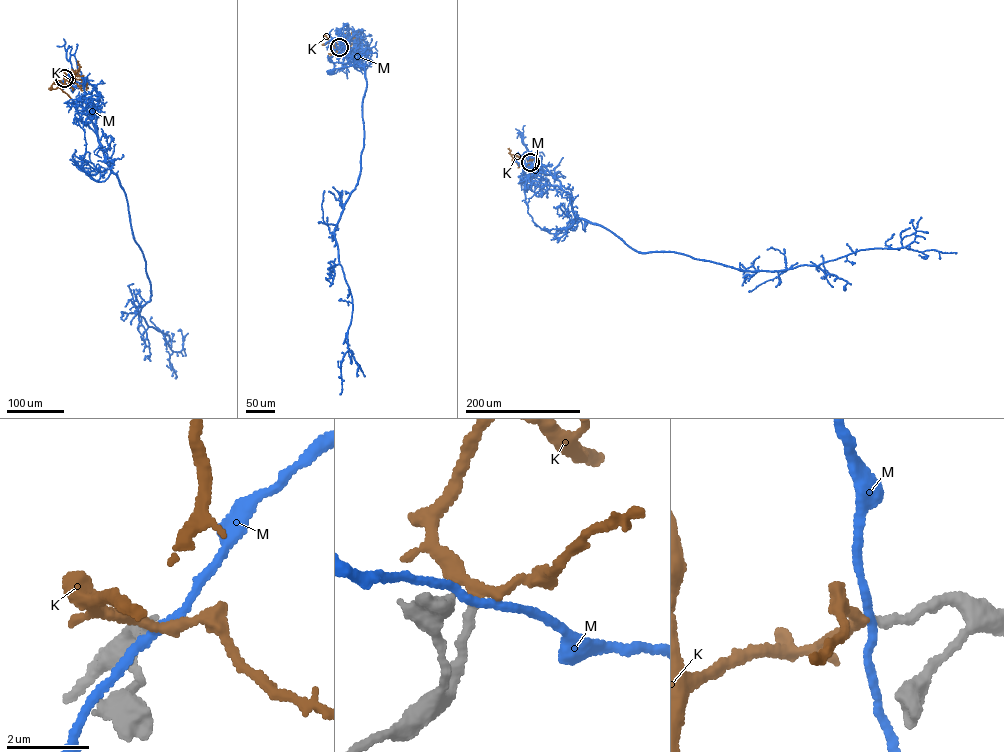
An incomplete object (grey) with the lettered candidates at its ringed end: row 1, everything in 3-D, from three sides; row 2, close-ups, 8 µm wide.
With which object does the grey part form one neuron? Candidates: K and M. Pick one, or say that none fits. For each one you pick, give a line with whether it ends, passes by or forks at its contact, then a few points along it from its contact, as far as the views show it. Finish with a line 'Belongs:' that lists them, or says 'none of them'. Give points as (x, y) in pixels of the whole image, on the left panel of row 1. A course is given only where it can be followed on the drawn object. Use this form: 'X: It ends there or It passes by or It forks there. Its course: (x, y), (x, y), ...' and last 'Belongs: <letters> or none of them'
K: It passes by. Its course: (64, 78), (69, 86), (73, 80), (81, 79), (86, 90)
Belongs: K

